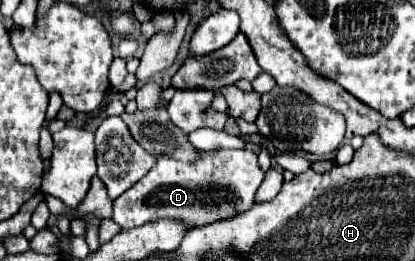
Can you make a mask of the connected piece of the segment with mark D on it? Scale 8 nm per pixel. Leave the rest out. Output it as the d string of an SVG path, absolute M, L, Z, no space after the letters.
M239 150L239 152L203 152L199 160L195 162L179 162L175 158L161 158L157 164L149 170L147 176L143 176L131 190L123 192L115 202L113 202L113 214L111 220L121 226L121 230L133 230L137 226L157 222L163 218L175 220L185 224L187 228L199 228L207 226L219 220L229 220L235 218L247 210L253 208L255 204L255 194L265 178L265 172L259 166L257 154L253 150Z

